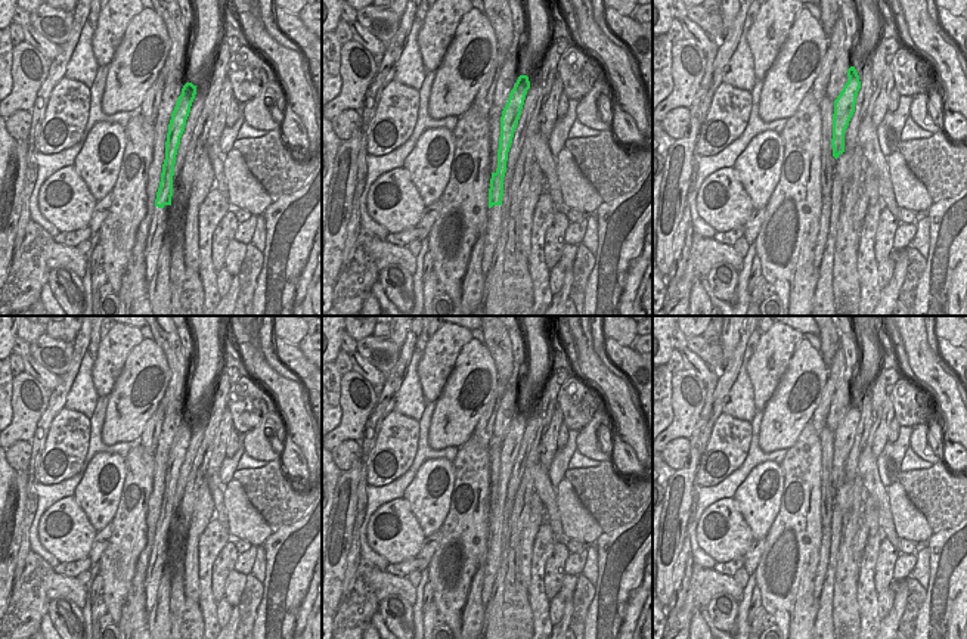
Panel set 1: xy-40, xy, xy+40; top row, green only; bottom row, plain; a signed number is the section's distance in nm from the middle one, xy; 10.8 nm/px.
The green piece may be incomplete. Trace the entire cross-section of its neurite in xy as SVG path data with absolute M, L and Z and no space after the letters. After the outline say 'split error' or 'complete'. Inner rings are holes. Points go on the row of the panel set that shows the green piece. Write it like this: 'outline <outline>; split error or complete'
outline M520 75L514 89L509 93L508 102L500 117L498 168L495 173L490 170L487 223L486 230L480 235L484 238L484 249L481 258L483 274L486 274L490 267L498 238L502 233L503 180L506 173L508 152L529 89L529 77Z; split error

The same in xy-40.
outline M186 83L182 89L182 94L176 102L168 124L165 159L162 164L161 182L156 192L154 217L146 239L145 263L148 283L152 280L156 270L161 246L167 242L167 238L171 233L173 176L176 155L195 94L196 86Z; split error

